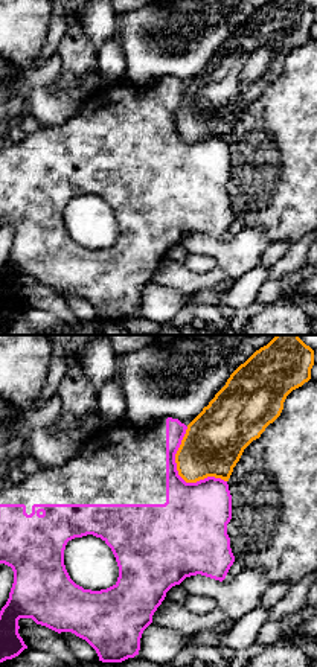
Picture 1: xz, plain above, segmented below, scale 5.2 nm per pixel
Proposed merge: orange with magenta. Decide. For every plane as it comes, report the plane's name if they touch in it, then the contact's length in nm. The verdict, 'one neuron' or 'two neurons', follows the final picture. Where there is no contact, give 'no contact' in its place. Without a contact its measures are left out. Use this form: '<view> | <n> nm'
xz | 360 nm

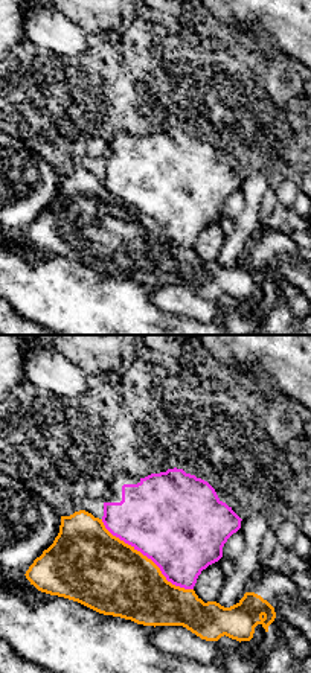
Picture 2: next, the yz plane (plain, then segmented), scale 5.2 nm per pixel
yz | 600 nm

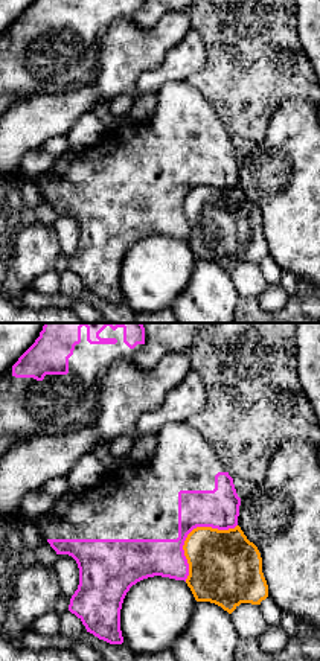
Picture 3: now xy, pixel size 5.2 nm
xy | 400 nm

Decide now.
two neurons

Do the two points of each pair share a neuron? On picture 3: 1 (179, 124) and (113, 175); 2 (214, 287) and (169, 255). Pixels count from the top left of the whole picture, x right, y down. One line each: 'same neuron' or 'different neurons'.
1: same neuron
2: different neurons

